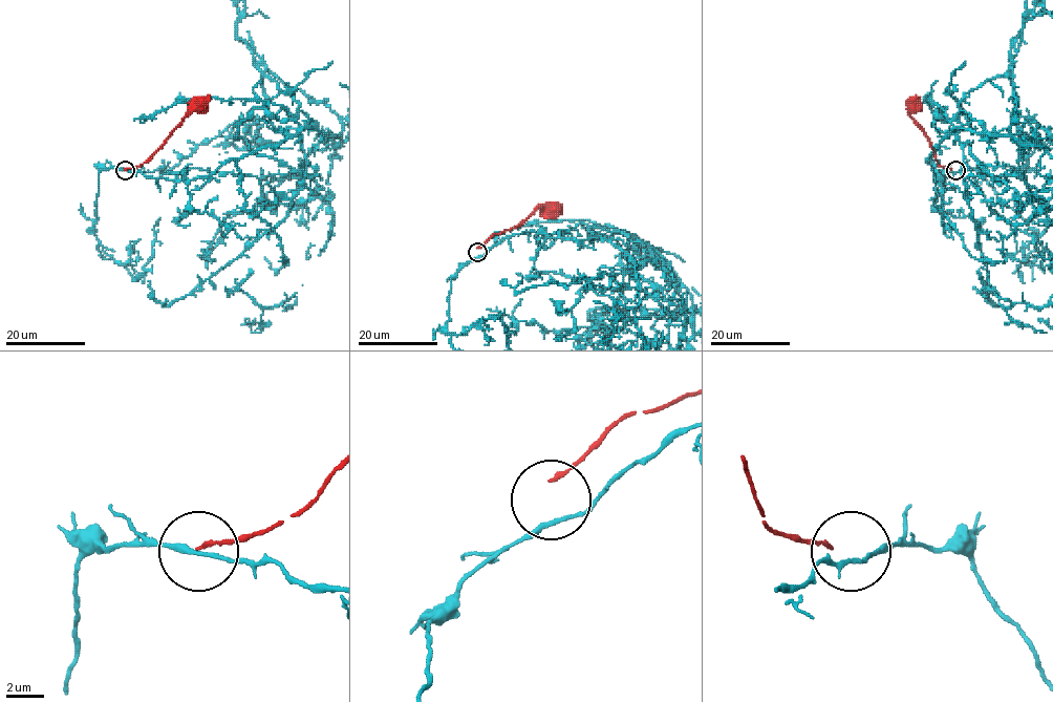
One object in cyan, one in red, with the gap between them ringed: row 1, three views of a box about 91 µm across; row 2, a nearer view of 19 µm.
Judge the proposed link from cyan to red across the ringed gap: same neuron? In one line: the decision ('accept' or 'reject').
reject

